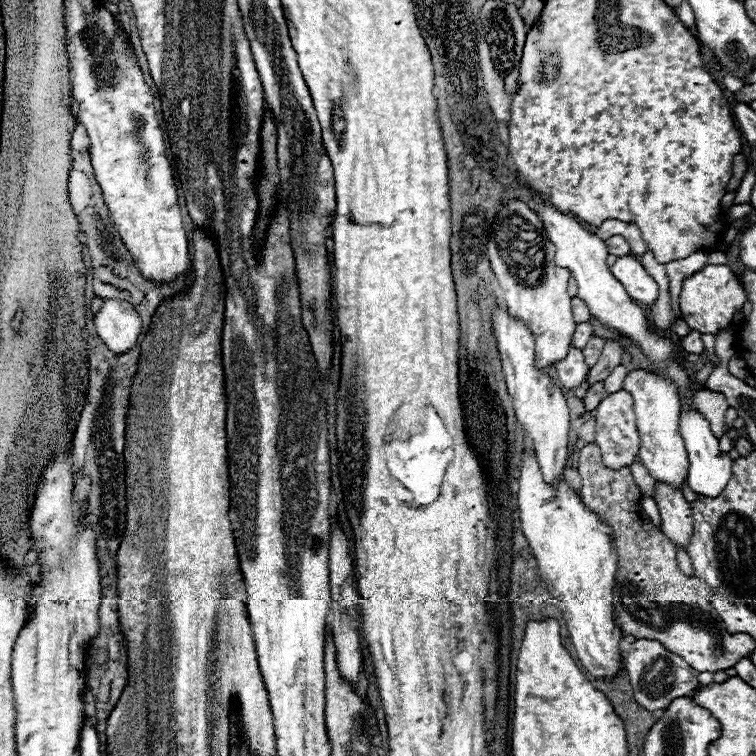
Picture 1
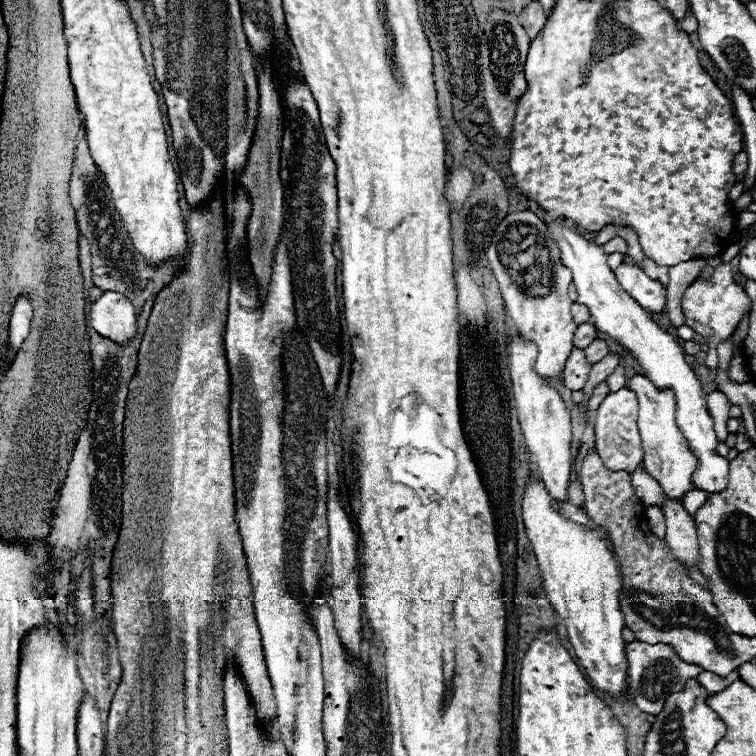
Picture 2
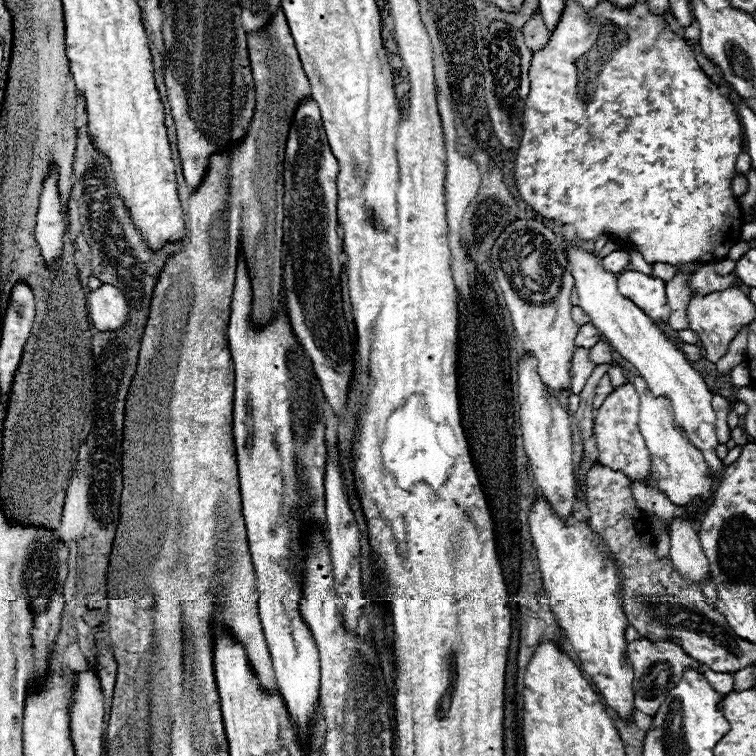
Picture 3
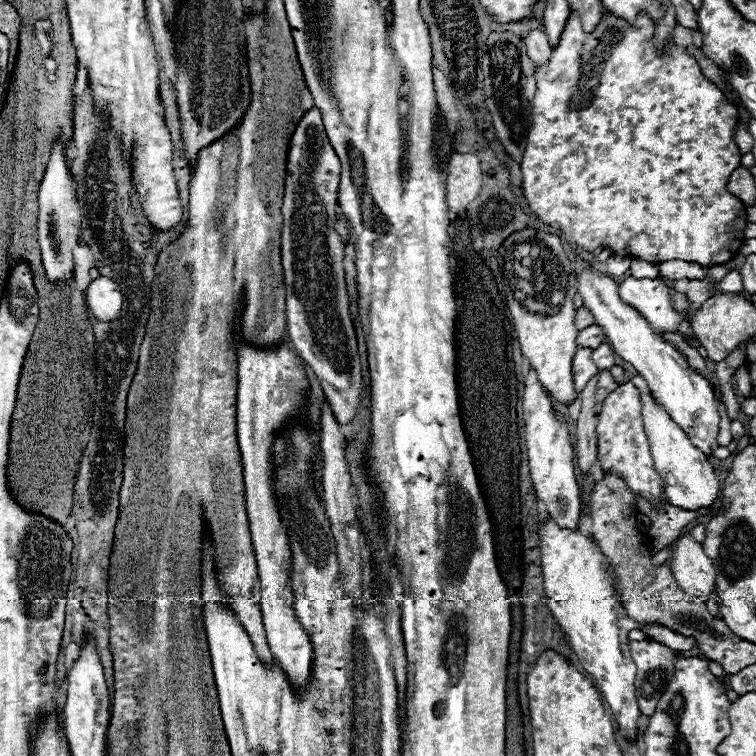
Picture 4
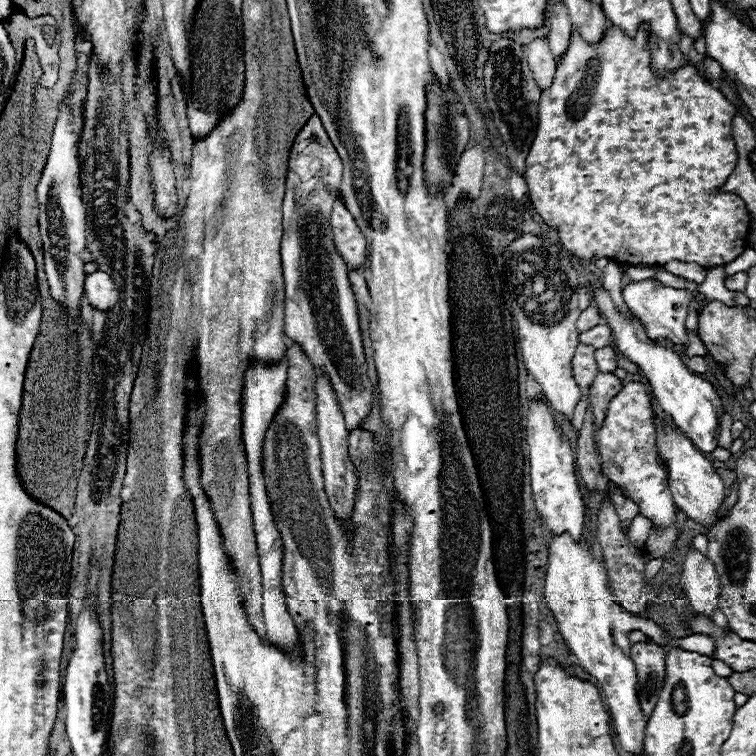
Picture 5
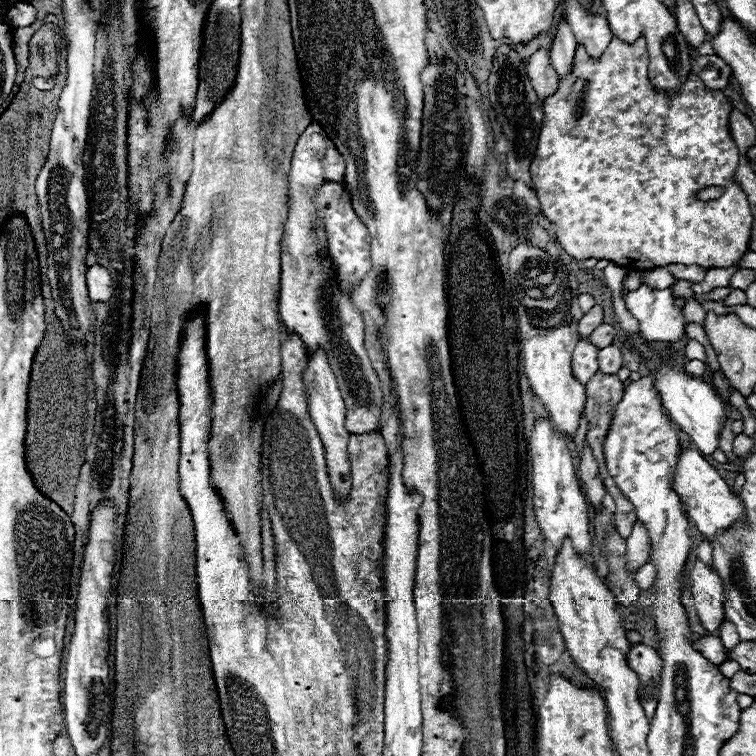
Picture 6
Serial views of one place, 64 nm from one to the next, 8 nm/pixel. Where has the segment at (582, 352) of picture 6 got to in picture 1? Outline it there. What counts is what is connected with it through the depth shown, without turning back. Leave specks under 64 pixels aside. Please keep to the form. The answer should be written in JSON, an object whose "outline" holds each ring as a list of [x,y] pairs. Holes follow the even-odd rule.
{"outline":[[[570,348],[566,358],[562,358],[560,362],[554,364],[554,372],[556,372],[556,376],[564,388],[568,388],[568,390],[578,388],[588,376],[588,366],[584,362],[582,350]]]}

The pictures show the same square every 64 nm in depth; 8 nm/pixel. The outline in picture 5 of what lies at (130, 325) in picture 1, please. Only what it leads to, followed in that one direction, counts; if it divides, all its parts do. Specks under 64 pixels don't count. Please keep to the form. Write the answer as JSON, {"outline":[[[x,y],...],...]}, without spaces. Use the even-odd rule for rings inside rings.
{"outline":[[[98,270],[94,274],[88,274],[84,290],[86,290],[86,302],[96,310],[110,312],[118,304],[116,284],[106,272]]]}

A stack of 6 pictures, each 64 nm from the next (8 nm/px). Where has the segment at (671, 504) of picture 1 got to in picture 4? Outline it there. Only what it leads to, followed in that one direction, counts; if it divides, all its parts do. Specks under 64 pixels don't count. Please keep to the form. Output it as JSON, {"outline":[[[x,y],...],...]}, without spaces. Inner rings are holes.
{"outline":[[[690,532],[674,542],[672,572],[678,586],[686,590],[692,598],[706,600],[714,592],[714,564],[704,554],[702,544],[698,544]]]}

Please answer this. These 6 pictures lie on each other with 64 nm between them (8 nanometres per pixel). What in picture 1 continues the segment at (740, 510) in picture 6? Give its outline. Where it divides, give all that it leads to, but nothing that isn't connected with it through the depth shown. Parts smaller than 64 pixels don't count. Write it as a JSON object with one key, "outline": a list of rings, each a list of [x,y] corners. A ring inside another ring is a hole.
{"outline":[[[632,370],[626,374],[622,388],[632,394],[634,410],[636,410],[636,430],[640,436],[638,458],[648,468],[650,476],[656,480],[670,482],[682,488],[682,482],[688,474],[688,454],[684,448],[682,432],[680,432],[680,396],[678,388],[670,378],[662,378],[660,374],[648,370]]]}

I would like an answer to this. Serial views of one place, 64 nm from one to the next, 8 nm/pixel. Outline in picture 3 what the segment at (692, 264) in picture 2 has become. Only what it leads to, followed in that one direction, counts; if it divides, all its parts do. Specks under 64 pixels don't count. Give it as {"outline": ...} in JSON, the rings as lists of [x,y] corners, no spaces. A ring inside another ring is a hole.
{"outline":[[[676,272],[670,282],[666,282],[666,294],[668,294],[668,304],[670,304],[670,328],[672,330],[684,330],[688,328],[688,318],[686,318],[686,304],[690,298],[690,288],[688,280],[692,274]]]}

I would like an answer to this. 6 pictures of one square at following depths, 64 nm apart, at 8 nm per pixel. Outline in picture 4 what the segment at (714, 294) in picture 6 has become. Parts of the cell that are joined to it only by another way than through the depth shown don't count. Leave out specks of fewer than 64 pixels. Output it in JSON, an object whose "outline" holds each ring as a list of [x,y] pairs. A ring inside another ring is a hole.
{"outline":[[[626,276],[620,282],[620,298],[634,306],[652,326],[654,332],[676,332],[682,320],[670,306],[668,286],[660,278]]]}

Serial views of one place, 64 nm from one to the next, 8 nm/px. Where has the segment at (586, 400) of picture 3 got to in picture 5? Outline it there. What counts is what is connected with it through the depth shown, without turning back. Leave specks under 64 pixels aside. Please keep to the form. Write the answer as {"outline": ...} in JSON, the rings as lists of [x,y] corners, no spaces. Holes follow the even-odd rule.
{"outline":[[[588,402],[584,424],[582,424],[582,430],[578,436],[576,464],[578,464],[578,472],[584,480],[584,484],[590,490],[594,490],[596,488],[596,474],[600,472],[600,458],[598,458],[598,446],[594,442],[594,418],[590,414],[590,402]]]}

